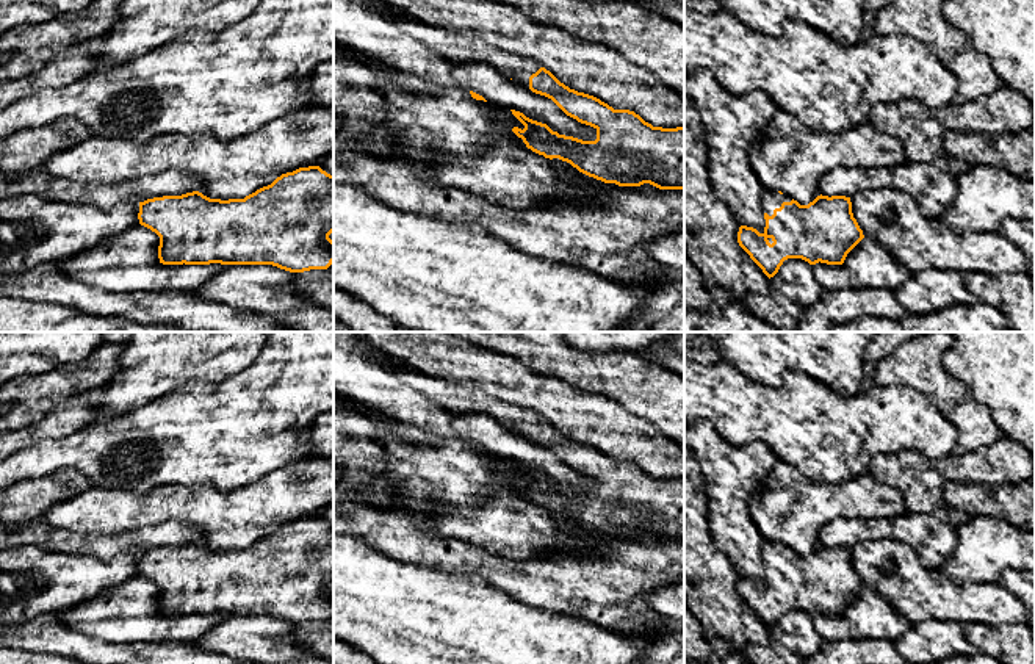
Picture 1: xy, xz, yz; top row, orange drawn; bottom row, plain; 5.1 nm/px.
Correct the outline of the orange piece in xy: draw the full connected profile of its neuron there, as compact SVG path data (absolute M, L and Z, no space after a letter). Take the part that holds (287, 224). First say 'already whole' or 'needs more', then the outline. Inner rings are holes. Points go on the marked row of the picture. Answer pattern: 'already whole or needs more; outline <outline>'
already whole; outline M319 166L299 168L293 172L282 174L271 185L257 189L244 199L210 199L199 191L182 196L163 196L139 202L139 224L150 229L160 236L158 258L163 265L272 265L290 272L304 272L310 269L327 269L334 263L334 241L329 235L334 232L334 175Z

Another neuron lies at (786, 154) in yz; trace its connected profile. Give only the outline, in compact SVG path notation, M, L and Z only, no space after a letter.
M778 111L763 132L752 139L748 150L752 171L764 189L781 191L800 205L813 202L819 193L819 180L836 168L883 169L907 161L903 146L869 122L842 133L819 133L805 127L789 113Z

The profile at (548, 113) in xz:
M334 0L334 39L352 45L391 69L412 74L438 86L460 86L482 96L487 102L523 113L526 117L546 124L559 135L582 141L595 141L597 128L567 116L551 99L532 92L529 88L510 80L499 69L487 63L453 64L434 55L424 44L413 39L406 27L415 22L409 14L379 0Z

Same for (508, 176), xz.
M506 143L471 149L470 158L429 152L421 158L427 175L443 188L459 188L501 207L531 208L548 200L590 200L586 186L575 186L572 177L536 152Z

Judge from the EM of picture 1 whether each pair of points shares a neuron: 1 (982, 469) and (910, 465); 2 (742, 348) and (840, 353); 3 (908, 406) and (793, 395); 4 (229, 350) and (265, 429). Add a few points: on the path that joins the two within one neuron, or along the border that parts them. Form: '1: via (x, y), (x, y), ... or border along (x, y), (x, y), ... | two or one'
1: via (965, 469), (927, 469) | one
2: via (768, 348), (799, 348), (819, 367) | one
3: via (880, 409), (821, 409) | one
4: border along (262, 348), (238, 371), (219, 381), (202, 381) | two

